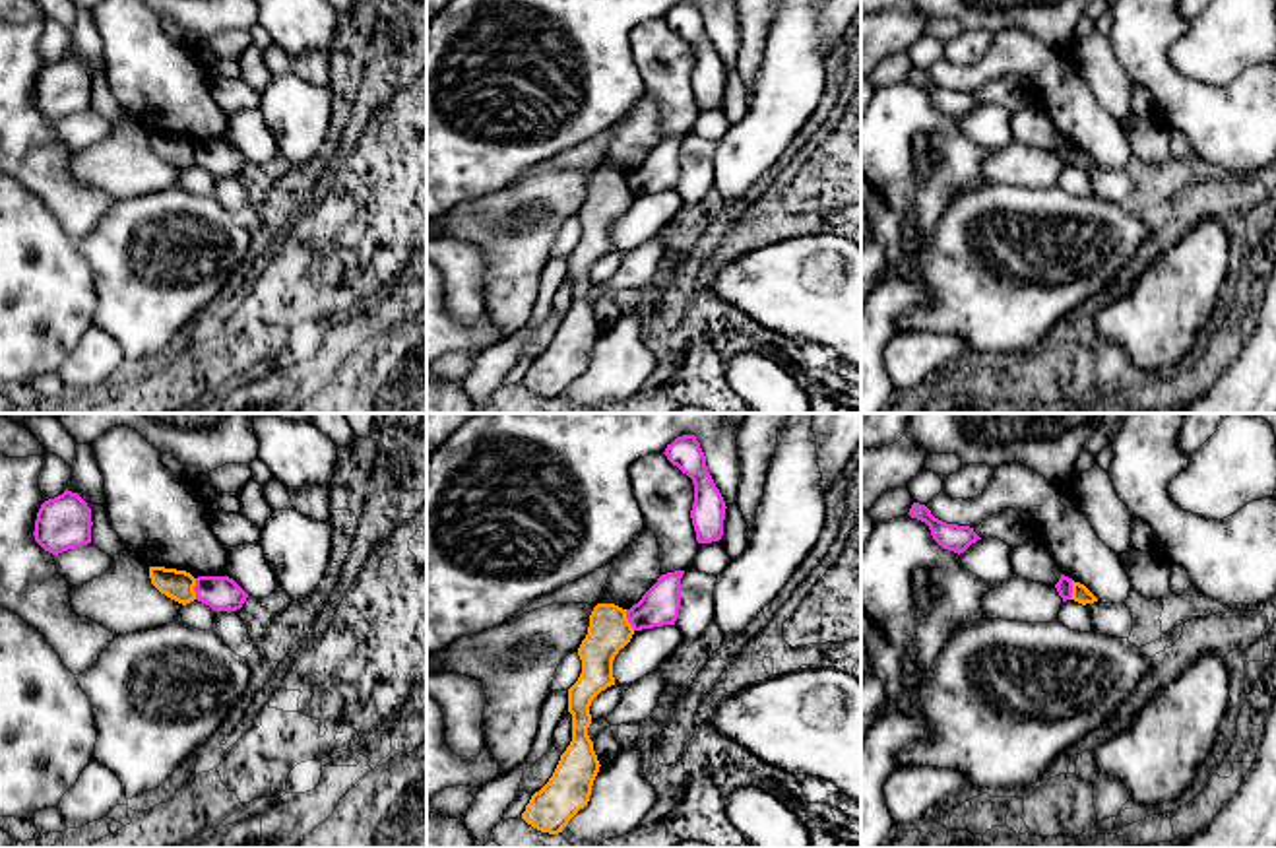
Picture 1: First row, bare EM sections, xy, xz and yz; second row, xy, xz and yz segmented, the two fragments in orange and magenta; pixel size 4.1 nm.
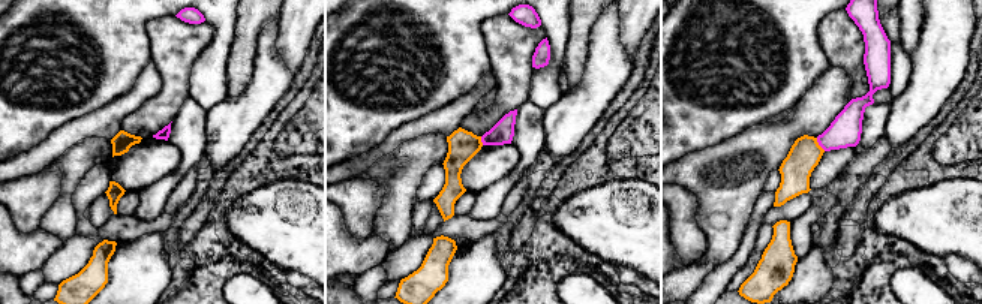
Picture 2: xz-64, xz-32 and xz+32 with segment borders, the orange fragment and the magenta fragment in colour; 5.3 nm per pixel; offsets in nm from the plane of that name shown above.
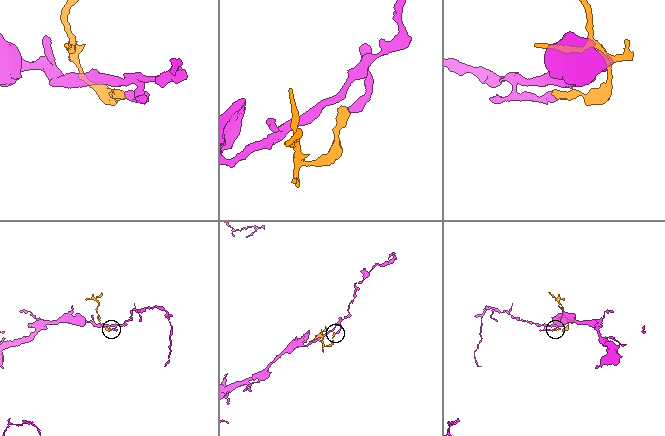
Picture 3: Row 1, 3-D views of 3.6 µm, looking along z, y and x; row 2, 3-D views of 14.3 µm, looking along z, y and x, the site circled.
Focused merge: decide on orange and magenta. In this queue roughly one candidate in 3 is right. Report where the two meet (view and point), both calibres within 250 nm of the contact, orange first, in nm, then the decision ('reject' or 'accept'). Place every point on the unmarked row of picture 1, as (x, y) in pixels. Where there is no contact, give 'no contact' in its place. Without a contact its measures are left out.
xy (192, 154) | 130/140 nm | reject

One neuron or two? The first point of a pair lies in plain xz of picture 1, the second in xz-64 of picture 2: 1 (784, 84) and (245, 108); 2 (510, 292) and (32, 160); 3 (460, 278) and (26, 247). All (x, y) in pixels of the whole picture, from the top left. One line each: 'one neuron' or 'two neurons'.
1: one neuron
2: two neurons
3: two neurons

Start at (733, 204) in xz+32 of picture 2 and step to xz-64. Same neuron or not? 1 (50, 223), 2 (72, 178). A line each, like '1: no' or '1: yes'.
1: yes
2: yes

